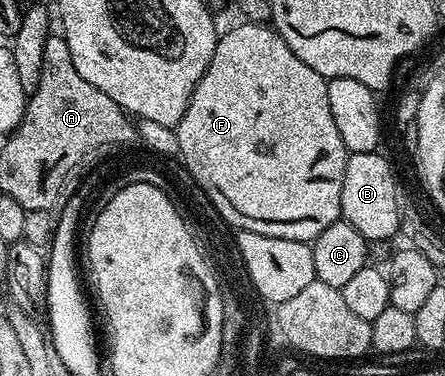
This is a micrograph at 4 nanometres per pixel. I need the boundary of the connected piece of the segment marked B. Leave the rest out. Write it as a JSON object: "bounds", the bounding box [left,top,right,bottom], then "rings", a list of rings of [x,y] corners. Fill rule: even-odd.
{"bounds":[341,151,400,242],"rings":[[[380,151],[354,152],[346,159],[343,174],[343,194],[341,195],[342,217],[366,242],[389,240],[398,235],[400,229],[400,206],[396,202],[396,190],[399,179],[393,171],[388,155],[381,156]]]}

